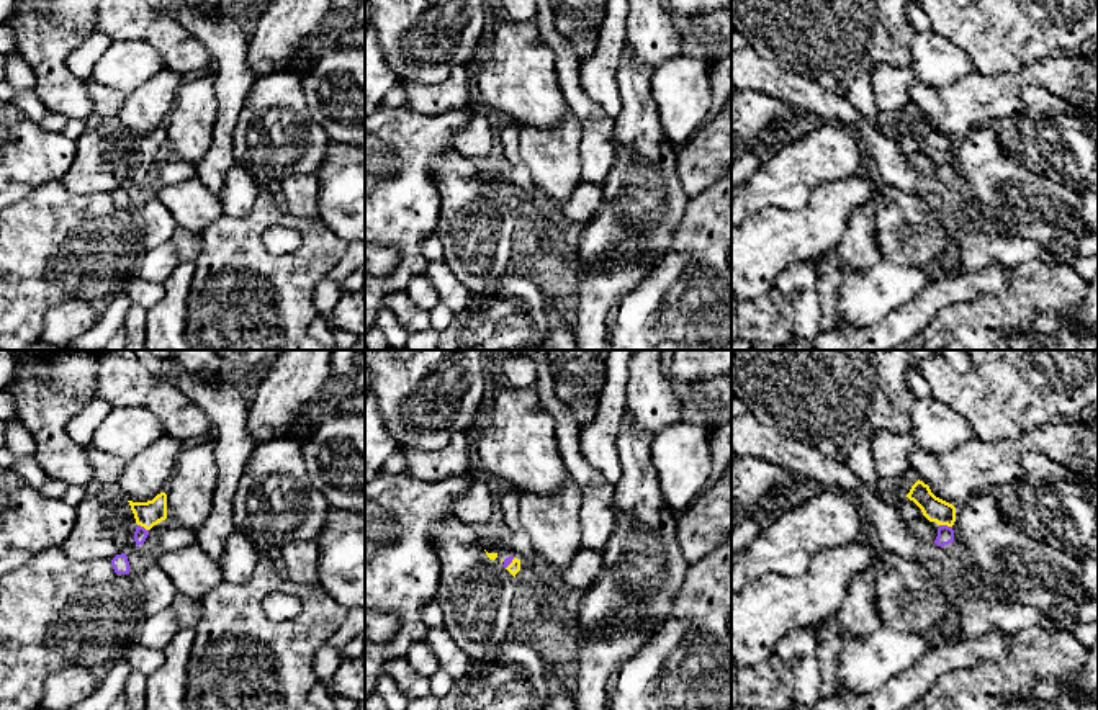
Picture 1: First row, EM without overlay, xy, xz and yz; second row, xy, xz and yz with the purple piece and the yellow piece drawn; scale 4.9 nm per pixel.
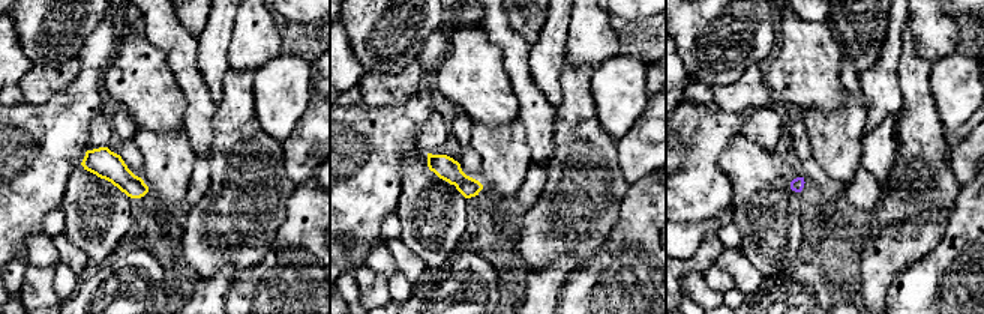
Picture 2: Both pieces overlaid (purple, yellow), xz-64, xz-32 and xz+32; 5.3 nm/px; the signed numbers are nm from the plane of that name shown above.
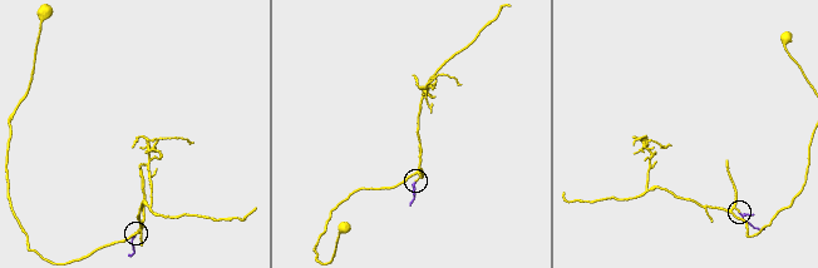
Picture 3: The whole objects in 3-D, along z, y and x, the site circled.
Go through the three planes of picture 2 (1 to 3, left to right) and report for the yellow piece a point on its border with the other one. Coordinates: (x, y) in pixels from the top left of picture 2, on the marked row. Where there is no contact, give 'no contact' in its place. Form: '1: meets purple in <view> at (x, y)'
1: no contact
2: no contact
3: no contact

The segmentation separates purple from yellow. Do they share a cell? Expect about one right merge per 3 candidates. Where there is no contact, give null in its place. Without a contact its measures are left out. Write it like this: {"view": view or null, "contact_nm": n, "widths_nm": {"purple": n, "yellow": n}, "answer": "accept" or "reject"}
{"view": "yz", "contact_nm": 70, "widths_nm": {"purple": 80, "yellow": 120}, "answer": "accept"}

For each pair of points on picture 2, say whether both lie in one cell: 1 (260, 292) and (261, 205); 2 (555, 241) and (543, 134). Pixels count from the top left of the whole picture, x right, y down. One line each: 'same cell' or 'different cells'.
1: different cells
2: different cells

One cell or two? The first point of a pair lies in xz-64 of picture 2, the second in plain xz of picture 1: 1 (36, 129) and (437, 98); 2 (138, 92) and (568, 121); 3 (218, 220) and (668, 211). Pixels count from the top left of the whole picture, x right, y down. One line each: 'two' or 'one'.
1: two
2: two
3: one

